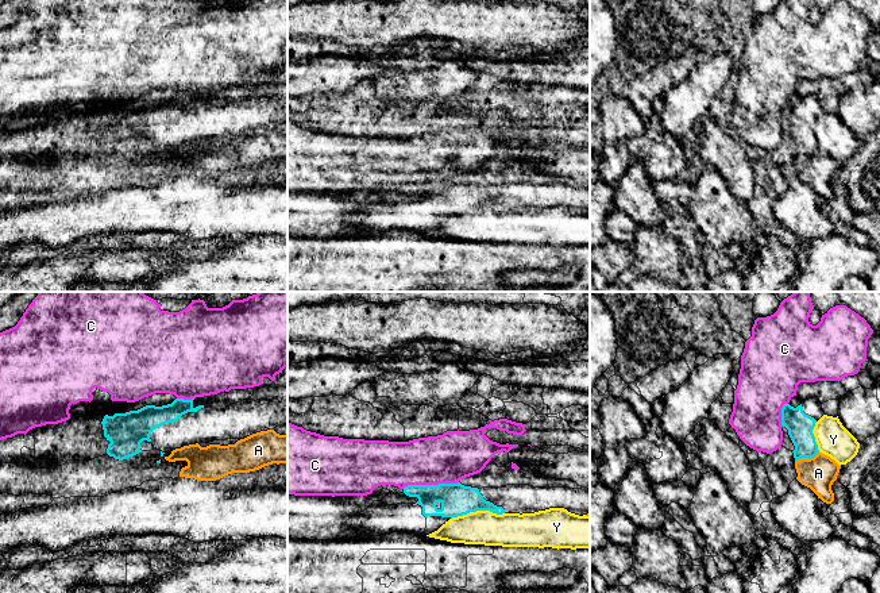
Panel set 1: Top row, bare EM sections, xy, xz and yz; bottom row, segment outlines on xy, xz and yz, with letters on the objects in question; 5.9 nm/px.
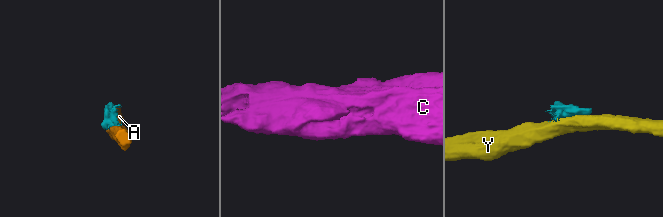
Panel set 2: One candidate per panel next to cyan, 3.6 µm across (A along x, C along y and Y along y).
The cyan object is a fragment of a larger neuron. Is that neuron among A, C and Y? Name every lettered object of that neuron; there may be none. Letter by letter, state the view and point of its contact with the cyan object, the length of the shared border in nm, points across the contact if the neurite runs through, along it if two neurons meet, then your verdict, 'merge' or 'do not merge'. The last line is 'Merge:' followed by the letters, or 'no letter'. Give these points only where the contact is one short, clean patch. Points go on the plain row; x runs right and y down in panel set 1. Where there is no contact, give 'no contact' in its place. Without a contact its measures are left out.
A: yz (806, 154) | 160 nm | along yz (818, 149), (813, 154), (795, 158) | do not merge
C: xz (429, 183) | 340 nm | do not merge
Y: xz (477, 207) | 320 nm | do not merge
Merge: no letter

